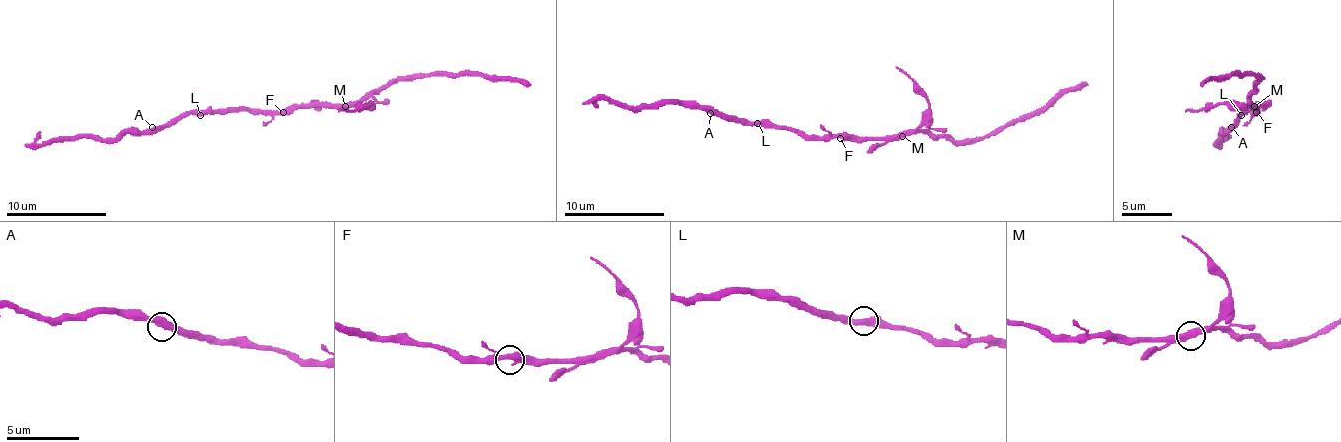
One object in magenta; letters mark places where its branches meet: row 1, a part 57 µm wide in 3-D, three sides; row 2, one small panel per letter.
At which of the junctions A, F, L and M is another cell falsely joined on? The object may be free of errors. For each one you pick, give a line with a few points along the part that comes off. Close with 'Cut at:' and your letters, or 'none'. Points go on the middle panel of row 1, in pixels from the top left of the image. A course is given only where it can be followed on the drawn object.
M: course (903, 135), (923, 120), (928, 95), (895, 68)
Cut at: M

